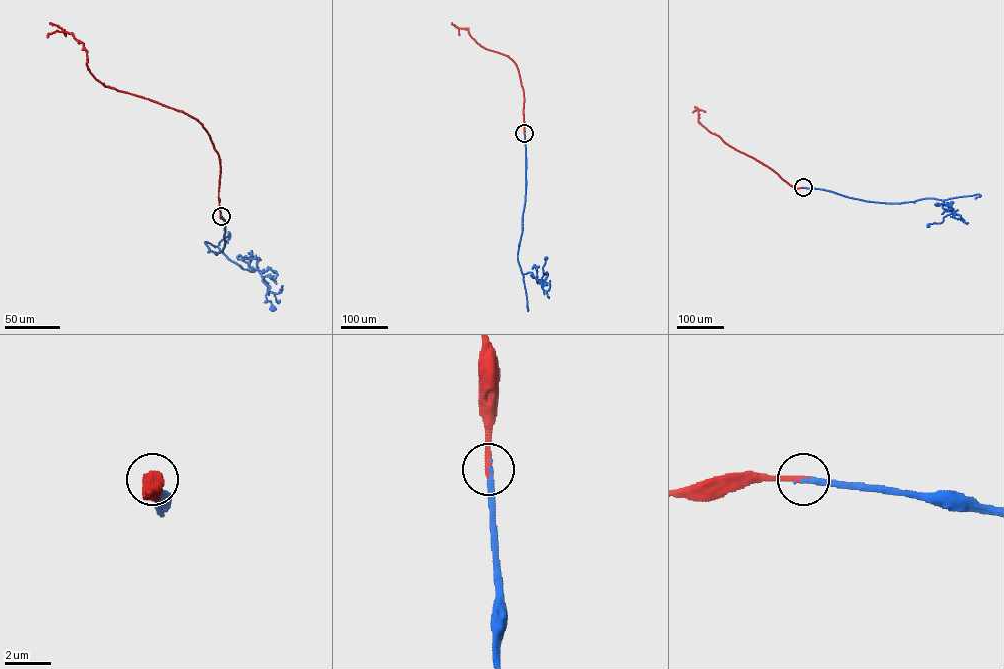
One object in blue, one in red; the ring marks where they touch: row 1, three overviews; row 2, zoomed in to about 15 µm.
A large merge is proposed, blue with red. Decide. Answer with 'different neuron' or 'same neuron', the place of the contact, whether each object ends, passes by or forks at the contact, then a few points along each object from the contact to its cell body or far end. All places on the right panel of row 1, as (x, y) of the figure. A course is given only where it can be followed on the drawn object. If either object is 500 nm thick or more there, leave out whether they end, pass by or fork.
same neuron | (803, 187) | blue ends | red ends | blue via (803, 187), (884, 203), (926, 198), (944, 200), (942, 207), (951, 210), (951, 213), (941, 223), (928, 226) | red via (803, 187), (791, 186), (771, 168), (729, 146), (699, 123), (697, 110), (693, 112)

